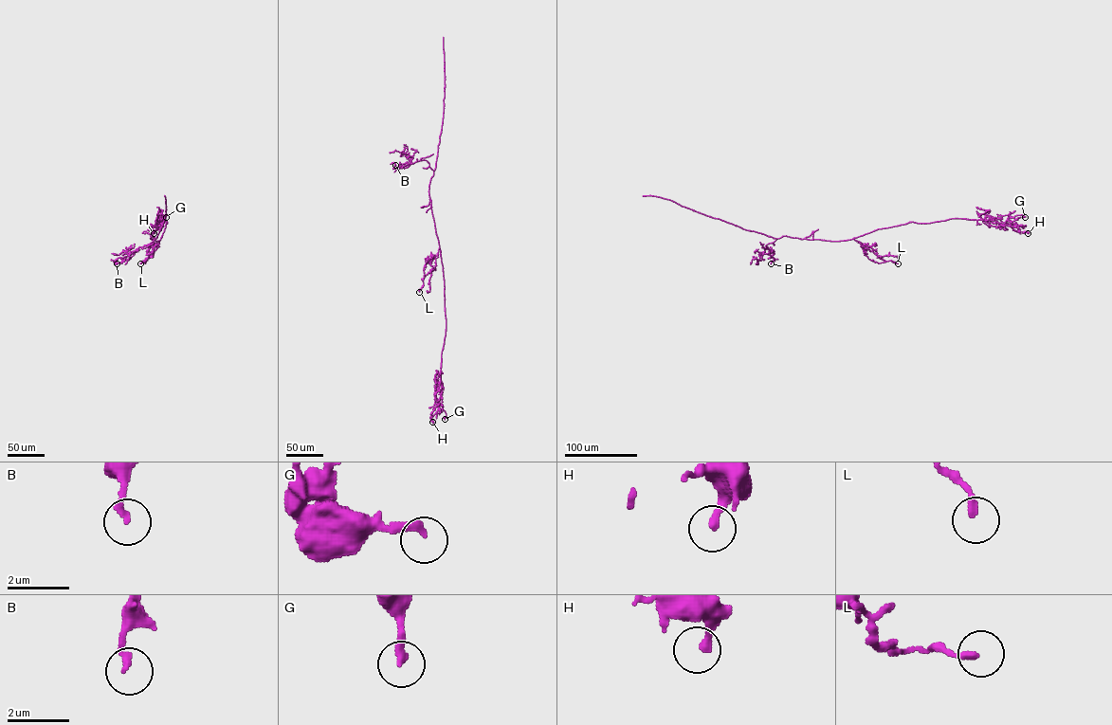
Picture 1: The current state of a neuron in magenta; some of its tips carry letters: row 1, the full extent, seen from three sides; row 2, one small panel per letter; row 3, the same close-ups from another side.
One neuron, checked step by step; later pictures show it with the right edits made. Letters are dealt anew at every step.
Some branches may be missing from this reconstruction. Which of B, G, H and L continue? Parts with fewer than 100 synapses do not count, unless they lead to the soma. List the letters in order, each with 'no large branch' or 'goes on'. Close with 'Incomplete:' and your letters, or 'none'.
B: no large branch
G: no large branch
H: no large branch
L: no large branch
Incomplete: none

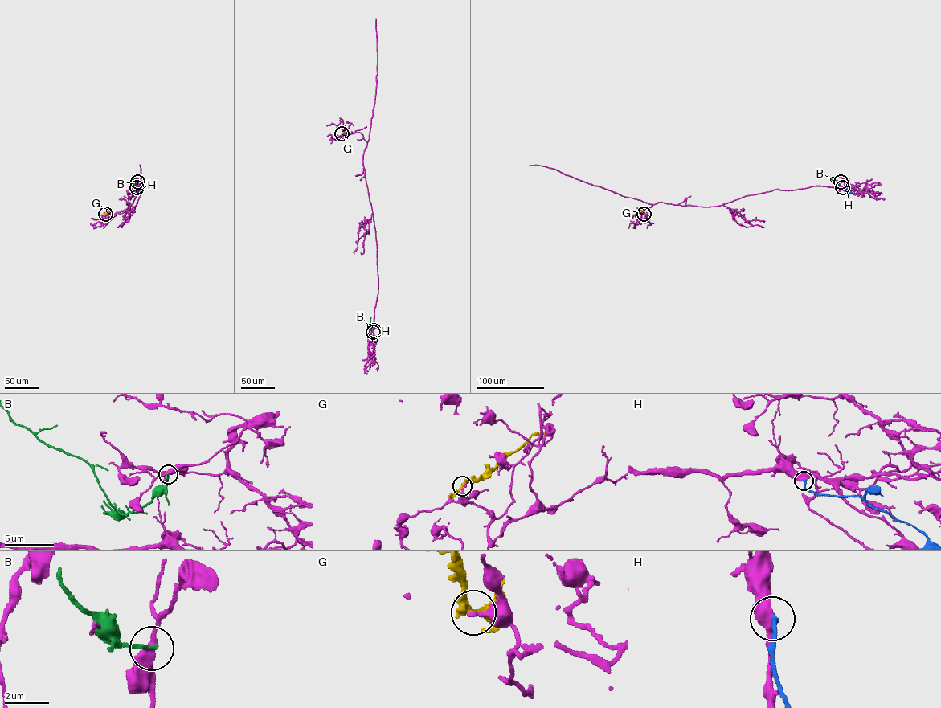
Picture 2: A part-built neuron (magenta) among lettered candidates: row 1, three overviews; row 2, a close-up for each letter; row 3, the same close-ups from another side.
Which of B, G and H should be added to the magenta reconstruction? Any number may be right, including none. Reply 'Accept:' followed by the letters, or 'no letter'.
Accept: H

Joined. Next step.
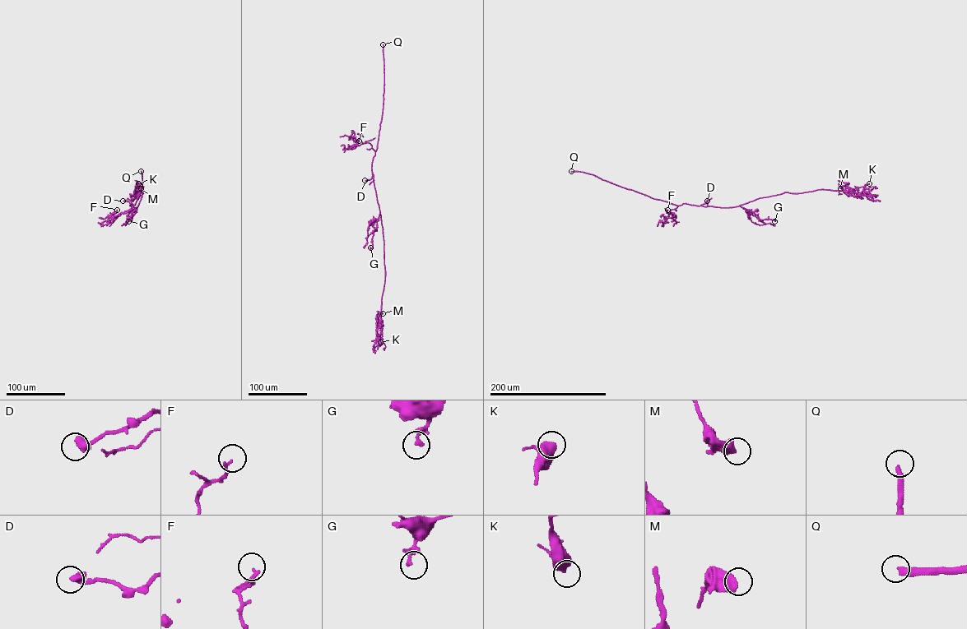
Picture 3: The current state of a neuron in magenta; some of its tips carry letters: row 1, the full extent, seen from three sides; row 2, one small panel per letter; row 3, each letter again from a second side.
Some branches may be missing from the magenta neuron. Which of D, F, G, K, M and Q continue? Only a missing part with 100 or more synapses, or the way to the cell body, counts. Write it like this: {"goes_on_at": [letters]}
{"goes_on_at": ["Q"]}

